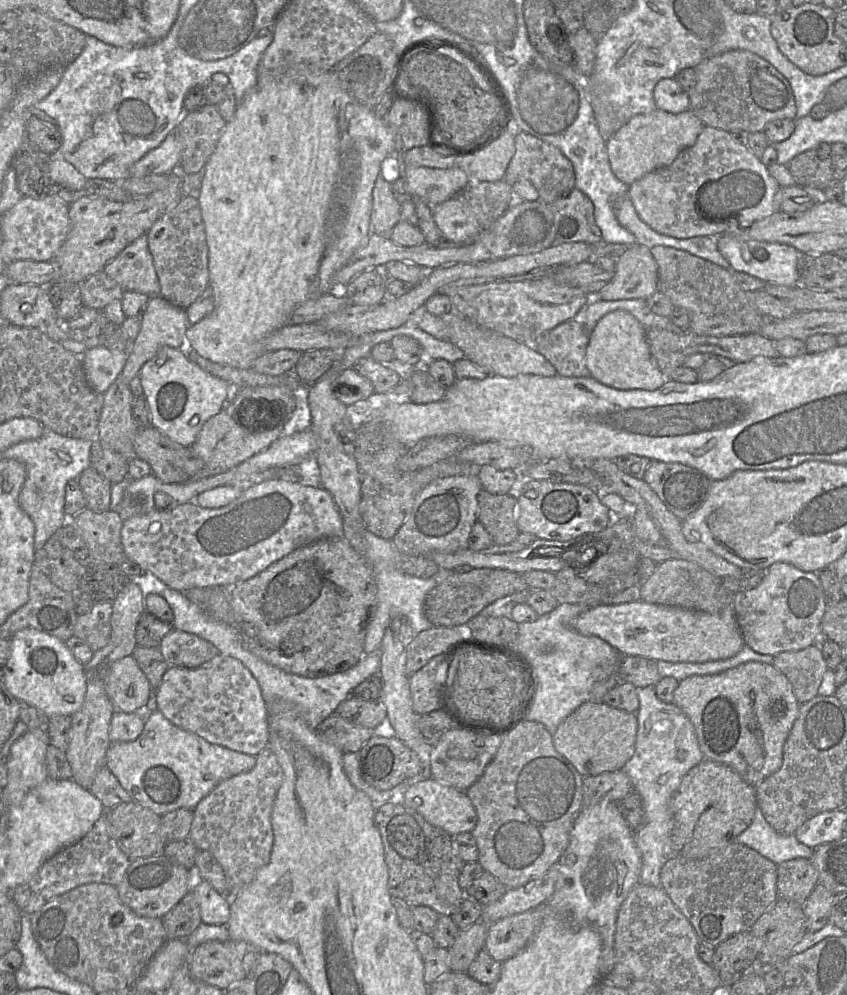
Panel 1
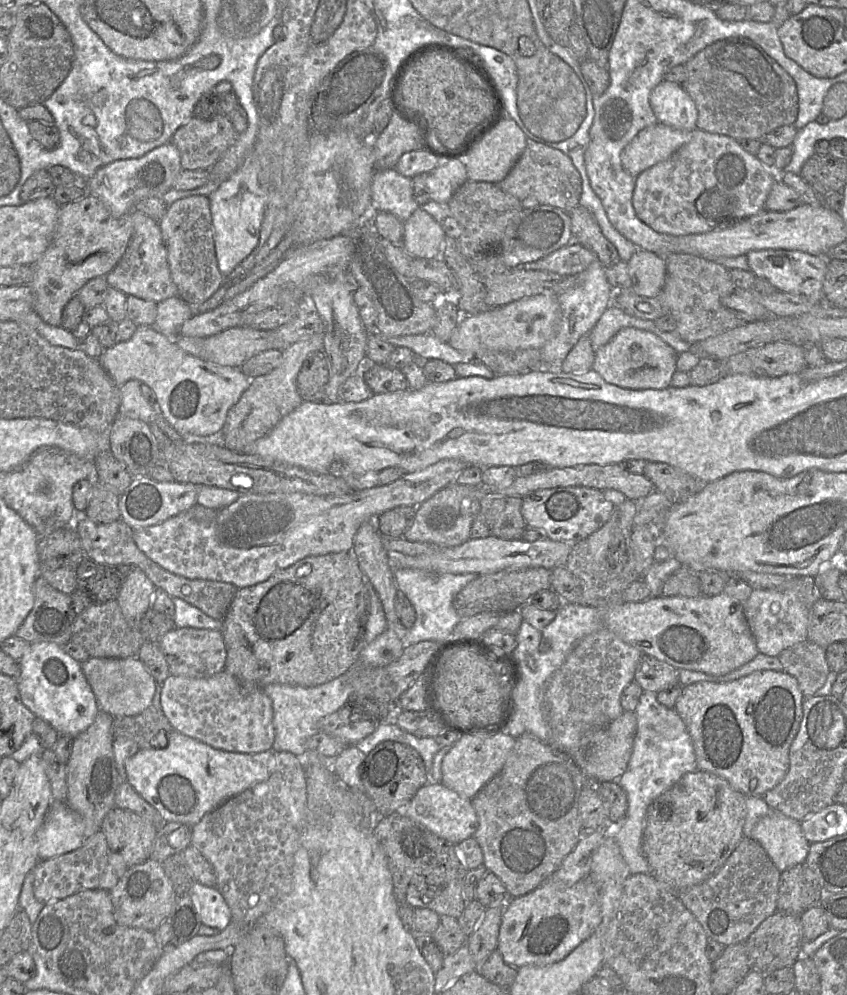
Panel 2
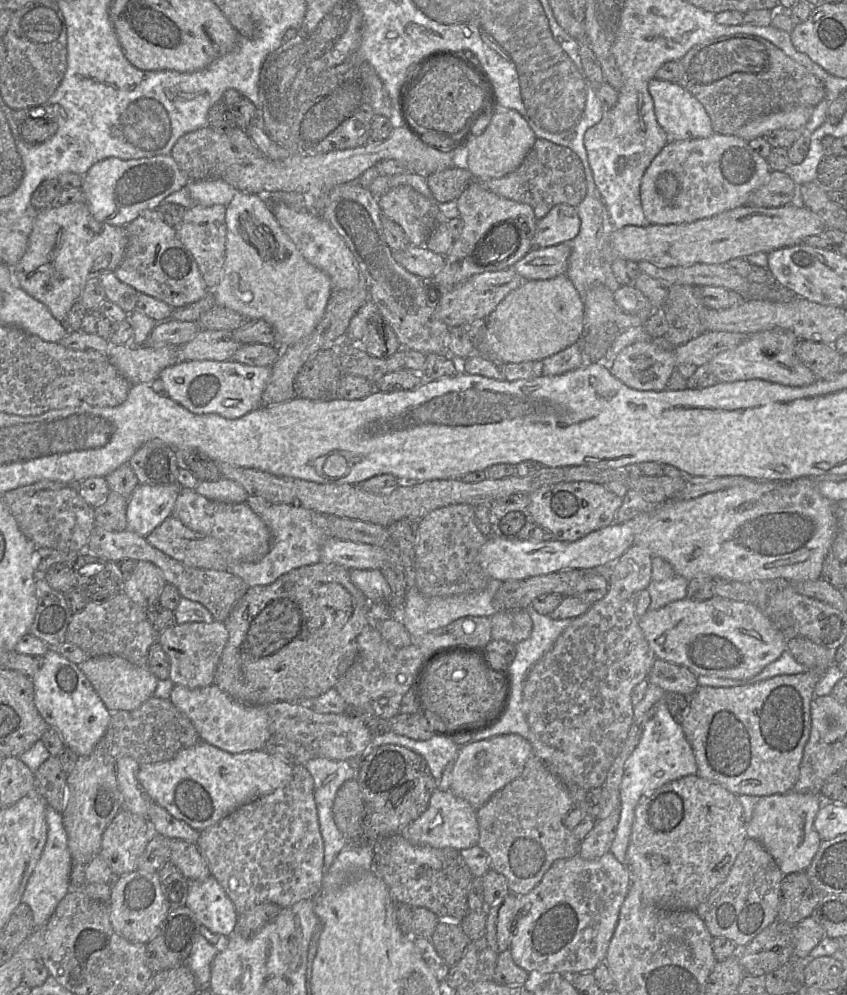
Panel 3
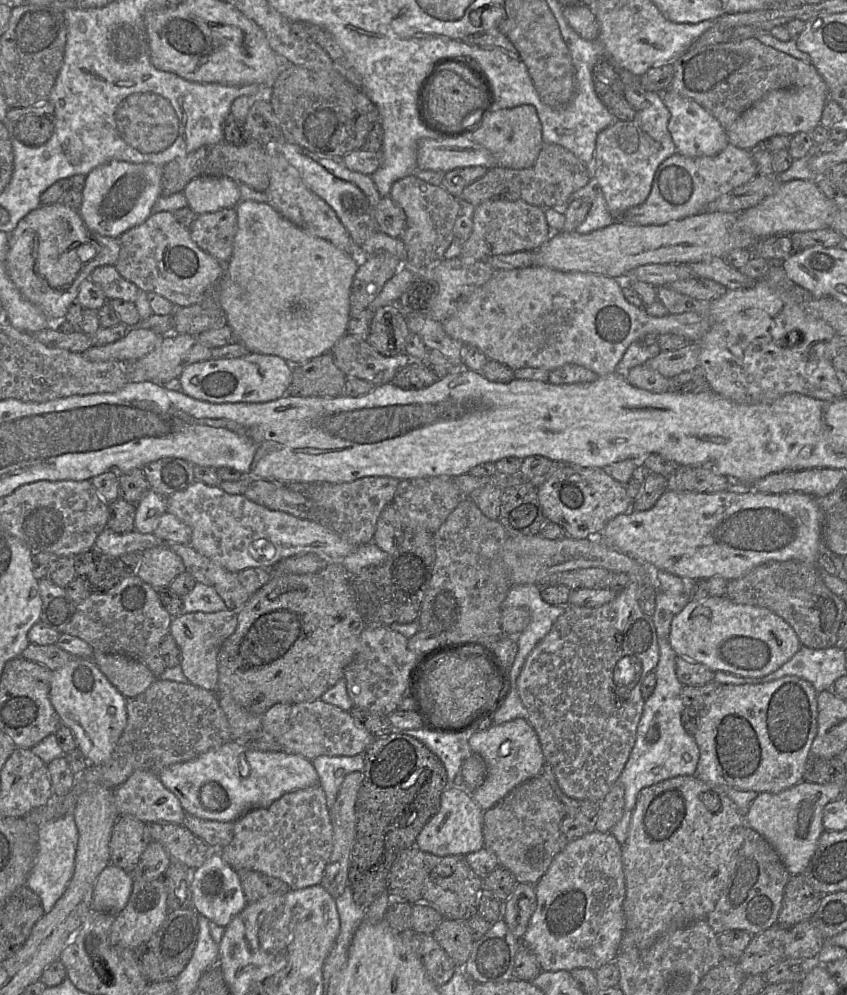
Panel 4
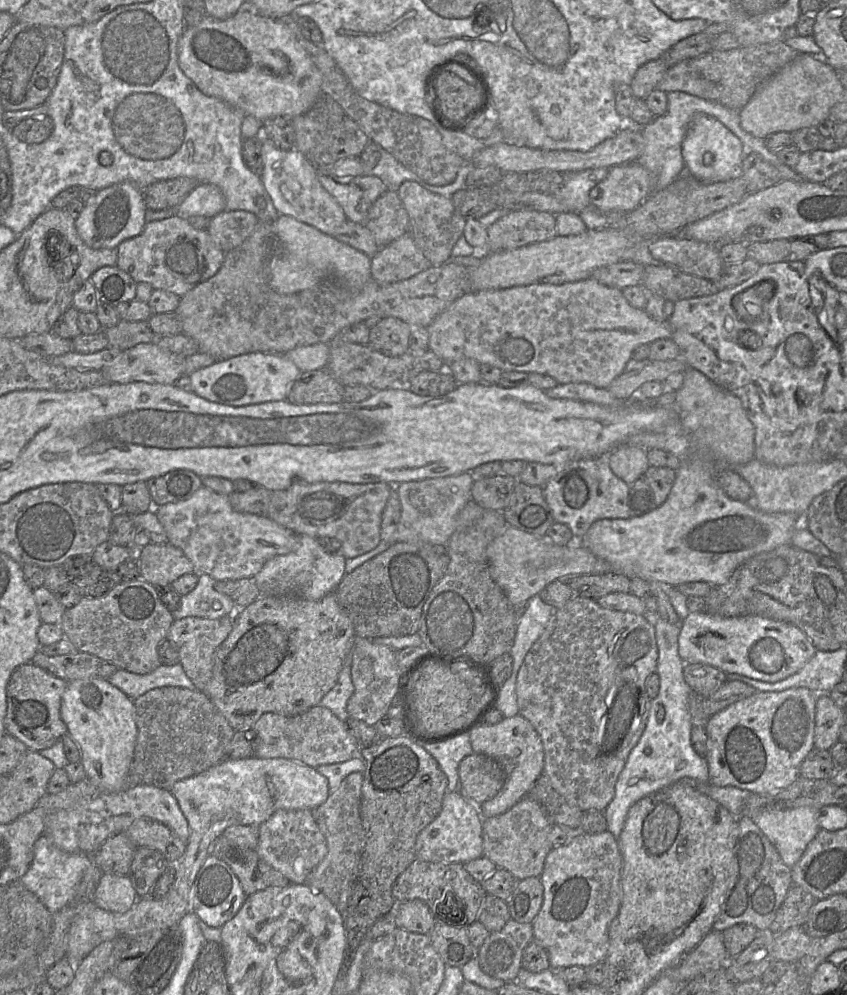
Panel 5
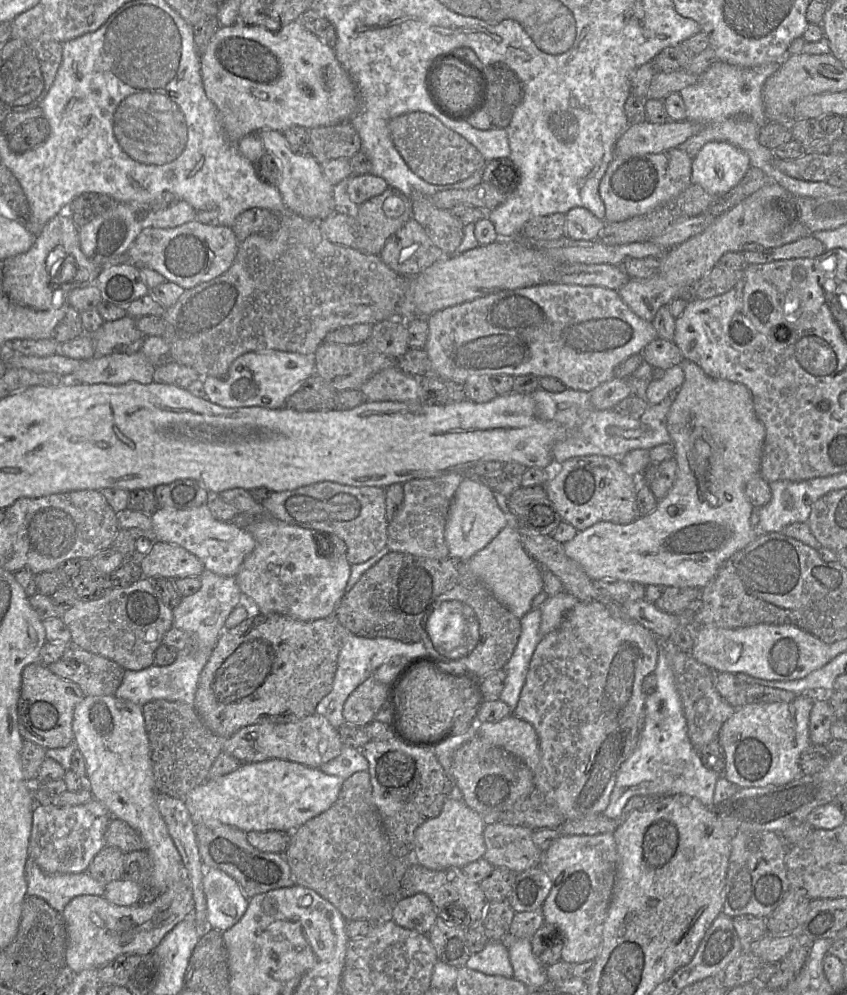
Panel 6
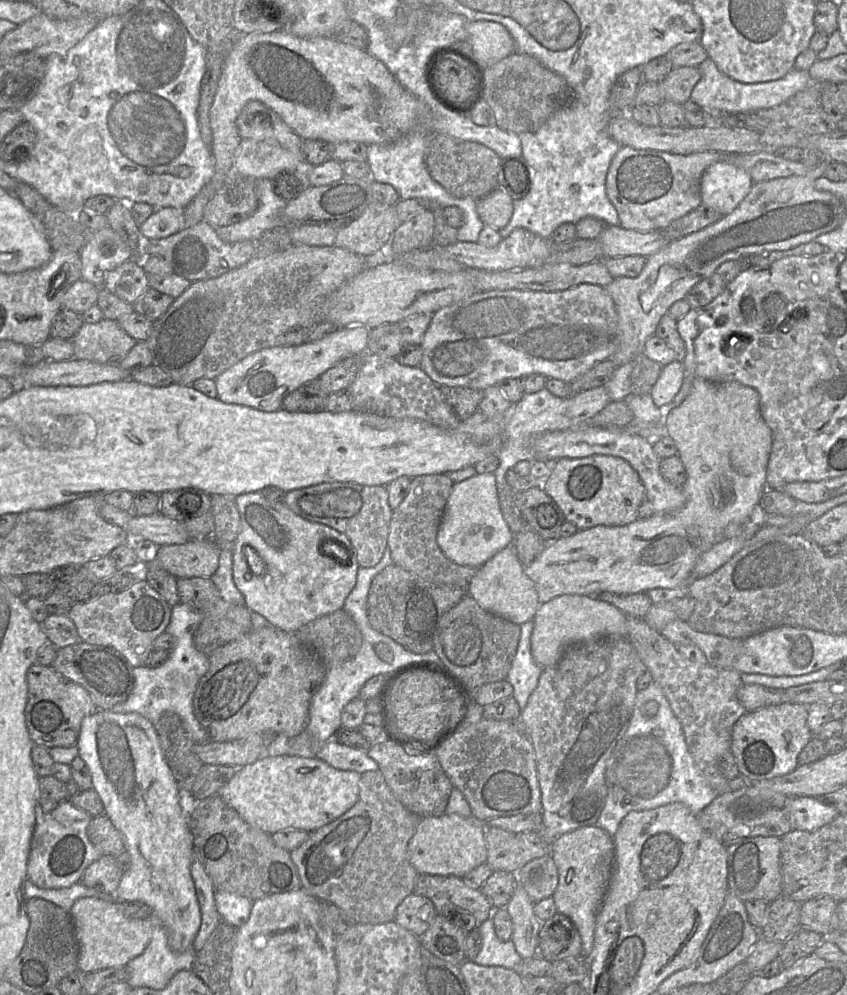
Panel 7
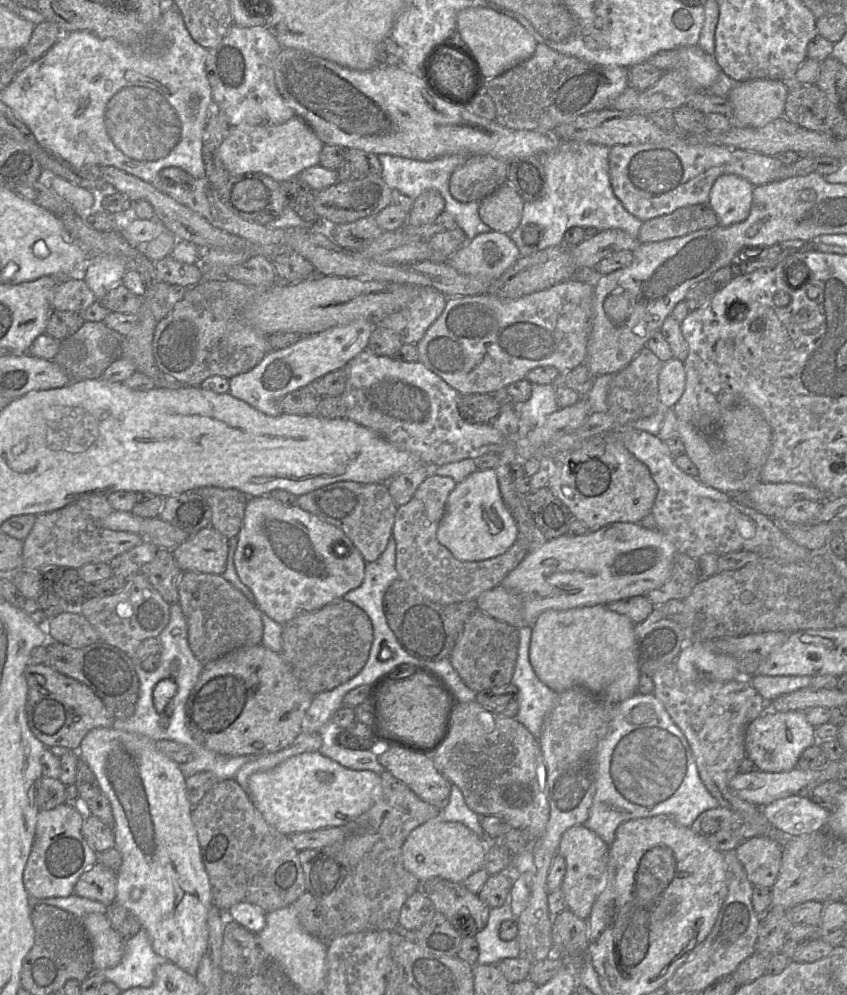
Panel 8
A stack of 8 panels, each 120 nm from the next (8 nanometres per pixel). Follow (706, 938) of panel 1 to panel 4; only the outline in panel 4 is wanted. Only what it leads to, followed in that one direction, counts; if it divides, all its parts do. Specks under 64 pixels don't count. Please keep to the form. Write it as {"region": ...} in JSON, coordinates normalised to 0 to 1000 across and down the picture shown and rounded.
{"region":[[[882,832],[877,848],[871,856],[867,875],[834,927],[845,940],[861,935],[881,936],[891,941],[916,929],[923,911],[926,893],[933,878],[915,853],[888,832]]]}

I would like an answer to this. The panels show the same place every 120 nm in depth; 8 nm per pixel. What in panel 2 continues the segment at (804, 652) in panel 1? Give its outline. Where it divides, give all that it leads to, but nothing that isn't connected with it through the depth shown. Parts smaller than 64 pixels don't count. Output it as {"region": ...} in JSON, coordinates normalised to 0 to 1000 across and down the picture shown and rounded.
{"region":[[[955,643],[926,652],[917,660],[924,674],[940,681],[950,702],[962,698],[981,674],[974,652]]]}

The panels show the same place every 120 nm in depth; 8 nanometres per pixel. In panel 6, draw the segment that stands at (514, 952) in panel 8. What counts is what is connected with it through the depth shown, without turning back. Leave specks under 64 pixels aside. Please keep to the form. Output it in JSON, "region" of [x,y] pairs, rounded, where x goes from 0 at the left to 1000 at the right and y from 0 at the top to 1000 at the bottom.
{"region":[[[577,945],[567,957],[555,961],[549,971],[575,980],[606,982],[601,954],[591,945]]]}

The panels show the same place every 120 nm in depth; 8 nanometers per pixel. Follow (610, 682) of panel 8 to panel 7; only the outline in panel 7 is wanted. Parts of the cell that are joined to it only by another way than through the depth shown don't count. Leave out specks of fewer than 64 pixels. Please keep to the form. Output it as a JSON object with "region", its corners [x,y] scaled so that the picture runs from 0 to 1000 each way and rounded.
{"region":[[[664,598],[639,607],[629,622],[627,655],[639,671],[656,668],[668,653],[682,647],[706,645],[719,640],[740,640],[741,619],[726,609],[691,598]]]}

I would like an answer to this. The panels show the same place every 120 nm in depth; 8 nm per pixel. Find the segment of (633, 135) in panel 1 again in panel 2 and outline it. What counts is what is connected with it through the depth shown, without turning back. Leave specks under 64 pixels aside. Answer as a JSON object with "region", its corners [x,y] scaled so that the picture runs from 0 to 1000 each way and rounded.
{"region":[[[779,123],[758,130],[734,151],[733,163],[745,176],[787,161],[817,139],[817,132],[796,130]]]}

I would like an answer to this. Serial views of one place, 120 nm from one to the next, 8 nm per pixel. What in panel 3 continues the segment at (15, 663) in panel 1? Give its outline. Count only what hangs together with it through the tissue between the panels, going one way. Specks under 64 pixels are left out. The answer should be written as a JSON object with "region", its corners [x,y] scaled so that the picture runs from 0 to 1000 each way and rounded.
{"region":[[[60,651],[52,658],[46,674],[38,680],[40,708],[57,730],[67,734],[78,751],[93,760],[105,759],[122,743],[131,716],[116,699],[93,669]]]}

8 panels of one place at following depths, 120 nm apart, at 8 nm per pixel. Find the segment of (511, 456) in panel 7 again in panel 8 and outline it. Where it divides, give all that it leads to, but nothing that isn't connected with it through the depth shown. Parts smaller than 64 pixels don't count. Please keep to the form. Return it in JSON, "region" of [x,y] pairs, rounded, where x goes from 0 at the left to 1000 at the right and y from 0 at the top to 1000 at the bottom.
{"region":[[[627,386],[625,402],[608,406],[608,412],[613,417],[613,437],[621,437],[625,432],[639,427],[659,411],[655,386]]]}

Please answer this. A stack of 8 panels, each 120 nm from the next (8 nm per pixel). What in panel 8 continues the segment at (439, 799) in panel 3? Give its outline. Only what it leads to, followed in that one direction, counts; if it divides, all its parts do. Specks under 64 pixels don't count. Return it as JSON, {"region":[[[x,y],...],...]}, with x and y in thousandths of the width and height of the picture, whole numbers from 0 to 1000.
{"region":[[[514,822],[499,827],[498,829],[491,831],[489,834],[484,836],[484,838],[481,840],[475,850],[475,864],[476,864],[477,871],[496,885],[502,885],[509,882],[522,882],[536,887],[545,887],[556,878],[570,872],[570,868],[574,862],[575,852],[577,850],[577,846],[580,845],[591,845],[591,844],[579,844],[576,842],[570,843],[564,839],[562,839],[560,836],[557,836],[553,831],[550,831],[549,829],[542,826],[531,826],[531,825],[525,825],[522,822]]]}

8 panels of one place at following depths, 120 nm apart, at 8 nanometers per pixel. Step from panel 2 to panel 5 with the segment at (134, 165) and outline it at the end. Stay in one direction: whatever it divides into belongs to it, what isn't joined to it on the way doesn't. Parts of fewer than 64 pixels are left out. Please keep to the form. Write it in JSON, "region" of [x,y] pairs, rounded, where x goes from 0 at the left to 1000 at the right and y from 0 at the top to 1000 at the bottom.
{"region":[[[143,183],[115,192],[89,221],[90,231],[98,243],[110,250],[132,250],[146,241],[163,237],[172,226],[174,208],[169,191],[153,183]]]}

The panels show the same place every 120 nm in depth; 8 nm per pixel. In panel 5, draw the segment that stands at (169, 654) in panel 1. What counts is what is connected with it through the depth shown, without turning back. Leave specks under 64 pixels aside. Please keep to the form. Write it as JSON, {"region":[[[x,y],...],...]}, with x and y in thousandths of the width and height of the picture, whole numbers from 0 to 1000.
{"region":[[[276,617],[256,622],[223,619],[204,623],[198,633],[195,642],[205,647],[211,657],[211,666],[234,694],[241,695],[250,679],[253,656],[274,633],[275,623]]]}

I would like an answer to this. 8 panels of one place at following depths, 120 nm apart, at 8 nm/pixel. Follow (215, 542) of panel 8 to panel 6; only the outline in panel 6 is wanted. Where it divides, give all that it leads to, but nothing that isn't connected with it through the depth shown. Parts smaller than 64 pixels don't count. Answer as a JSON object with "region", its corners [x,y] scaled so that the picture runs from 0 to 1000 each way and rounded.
{"region":[[[182,544],[163,565],[170,581],[175,582],[235,580],[242,573],[240,566],[229,557],[211,548],[191,544]]]}

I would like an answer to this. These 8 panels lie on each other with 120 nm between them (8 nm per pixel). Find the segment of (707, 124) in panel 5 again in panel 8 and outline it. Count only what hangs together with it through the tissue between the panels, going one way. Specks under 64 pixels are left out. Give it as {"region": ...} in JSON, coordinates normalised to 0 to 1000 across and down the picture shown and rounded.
{"region":[[[855,175],[843,183],[836,205],[848,219],[848,225],[857,228],[878,222],[887,210],[890,187],[881,180],[868,175]]]}

